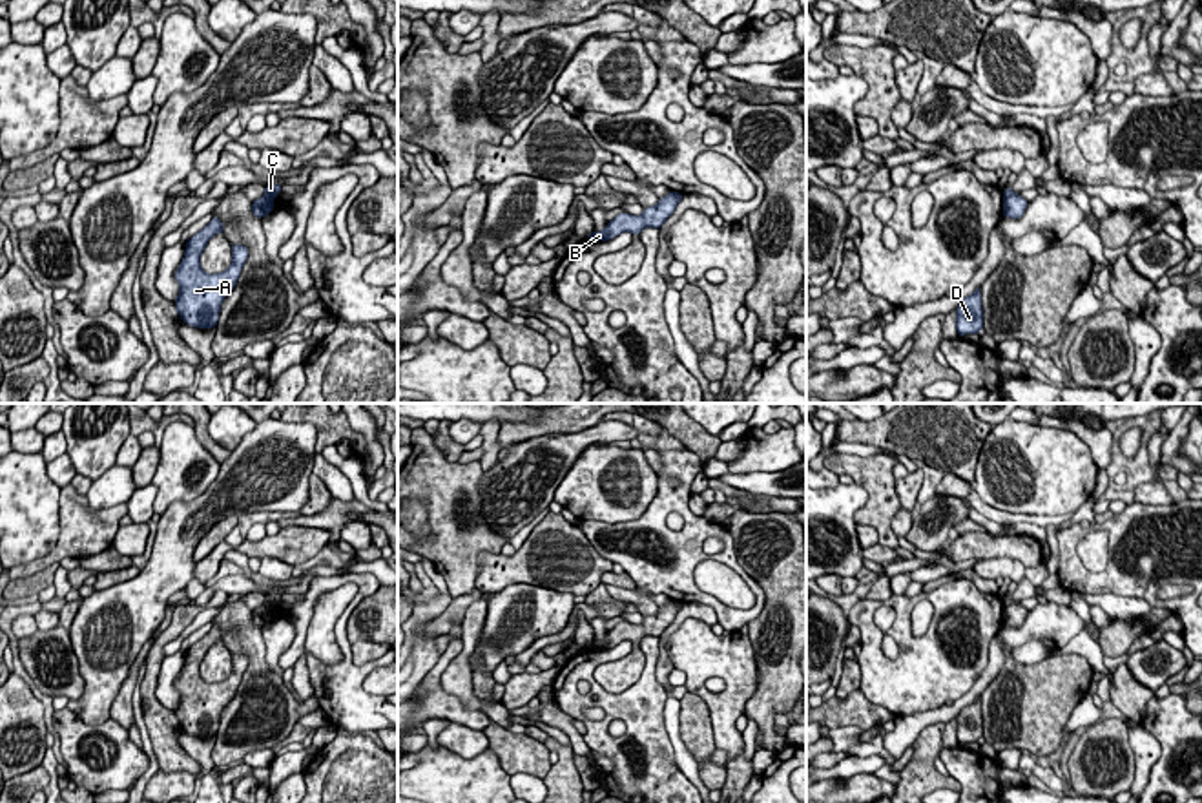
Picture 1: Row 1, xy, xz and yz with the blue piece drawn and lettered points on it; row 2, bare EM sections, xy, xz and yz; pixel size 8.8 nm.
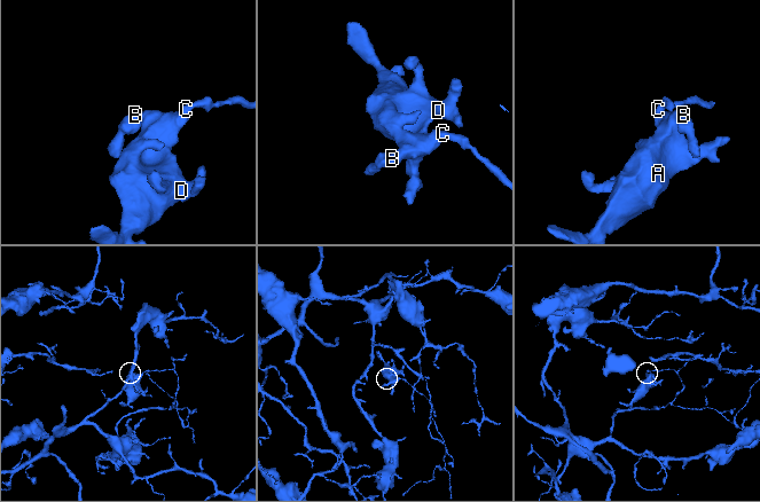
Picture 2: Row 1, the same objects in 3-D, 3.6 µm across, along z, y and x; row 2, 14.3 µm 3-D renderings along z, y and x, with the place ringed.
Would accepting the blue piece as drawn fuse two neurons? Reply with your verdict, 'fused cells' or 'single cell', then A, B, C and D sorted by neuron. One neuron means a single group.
fused cells | A B D / C

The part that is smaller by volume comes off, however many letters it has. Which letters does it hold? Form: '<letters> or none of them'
A, B, D

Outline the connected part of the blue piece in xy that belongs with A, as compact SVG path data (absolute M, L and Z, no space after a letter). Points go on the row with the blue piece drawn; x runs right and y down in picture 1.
M219 217L186 241L184 257L175 272L179 297L173 301L181 319L197 328L213 328L219 321L221 303L233 290L248 259L248 248L232 245L232 265L221 274L201 268L201 254L215 234L224 234Z

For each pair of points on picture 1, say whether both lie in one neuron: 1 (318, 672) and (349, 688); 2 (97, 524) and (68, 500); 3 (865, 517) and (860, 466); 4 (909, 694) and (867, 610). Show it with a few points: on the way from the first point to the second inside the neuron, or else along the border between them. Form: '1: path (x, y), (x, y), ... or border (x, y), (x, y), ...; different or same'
1: path (325, 676), (341, 688); same
2: path (90, 522), (75, 508); same
3: path (874, 504), (872, 479); same
4: path (889, 674), (870, 656), (869, 630); same

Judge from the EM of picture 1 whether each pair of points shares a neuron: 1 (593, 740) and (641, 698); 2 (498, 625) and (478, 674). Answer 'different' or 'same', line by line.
1: same
2: different

